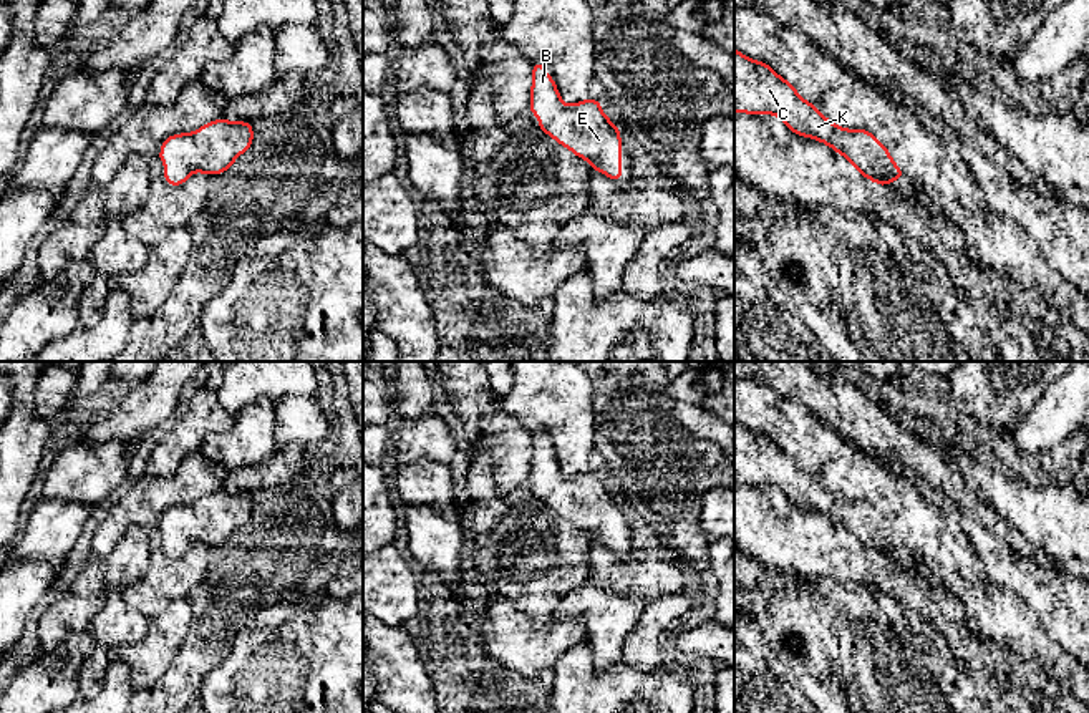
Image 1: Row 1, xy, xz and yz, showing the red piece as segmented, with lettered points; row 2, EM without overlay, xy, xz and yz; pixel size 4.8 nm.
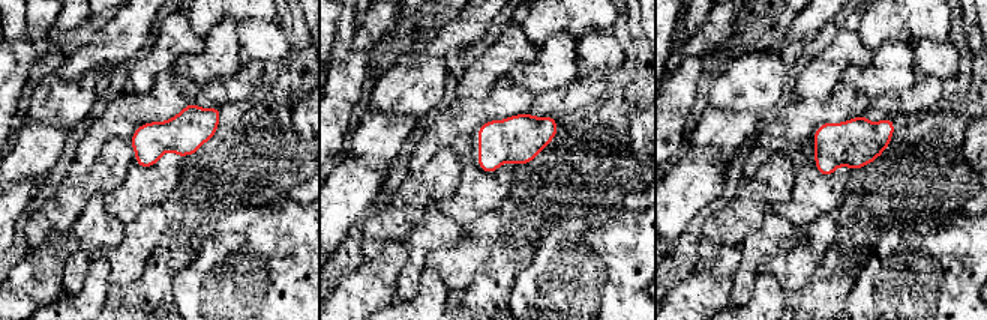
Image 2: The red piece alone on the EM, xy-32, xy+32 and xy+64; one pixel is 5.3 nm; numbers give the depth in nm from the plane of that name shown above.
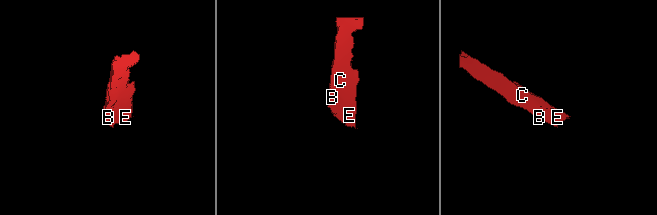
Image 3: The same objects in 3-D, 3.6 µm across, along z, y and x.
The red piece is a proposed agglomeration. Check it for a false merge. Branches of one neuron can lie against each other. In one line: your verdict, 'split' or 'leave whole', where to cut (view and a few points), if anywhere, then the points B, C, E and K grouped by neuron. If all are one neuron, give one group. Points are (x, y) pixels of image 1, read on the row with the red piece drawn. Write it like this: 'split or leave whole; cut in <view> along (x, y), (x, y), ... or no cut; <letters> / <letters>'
leave whole; no cut; B C E K

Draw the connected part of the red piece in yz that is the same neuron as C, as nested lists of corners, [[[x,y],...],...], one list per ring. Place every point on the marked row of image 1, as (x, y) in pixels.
[[[734,48],[734,111],[774,114],[799,136],[817,139],[845,156],[867,179],[880,186],[903,177],[888,149],[867,129],[845,129],[827,119],[769,65]]]

